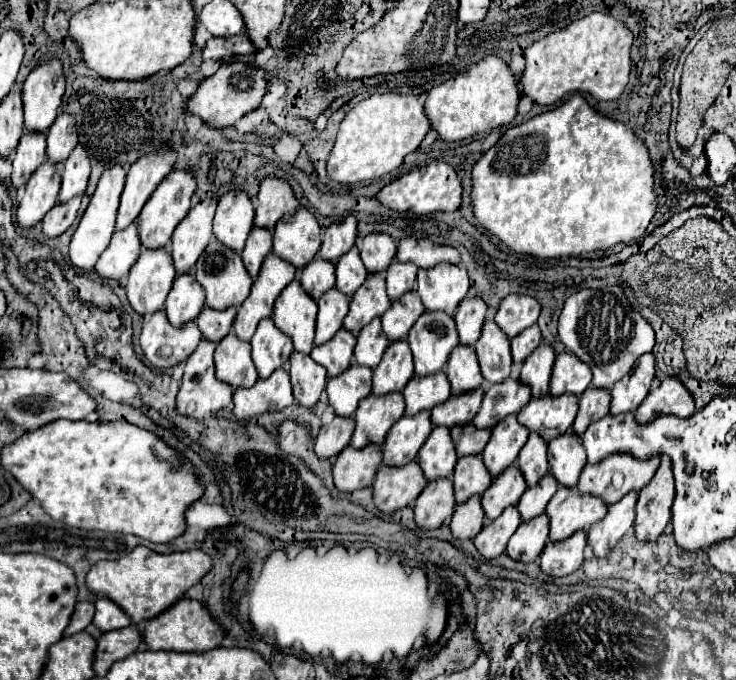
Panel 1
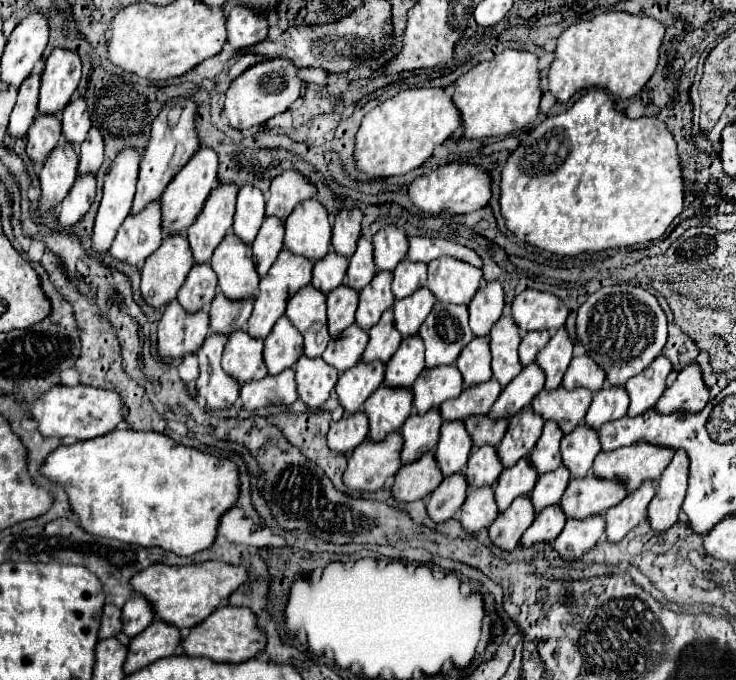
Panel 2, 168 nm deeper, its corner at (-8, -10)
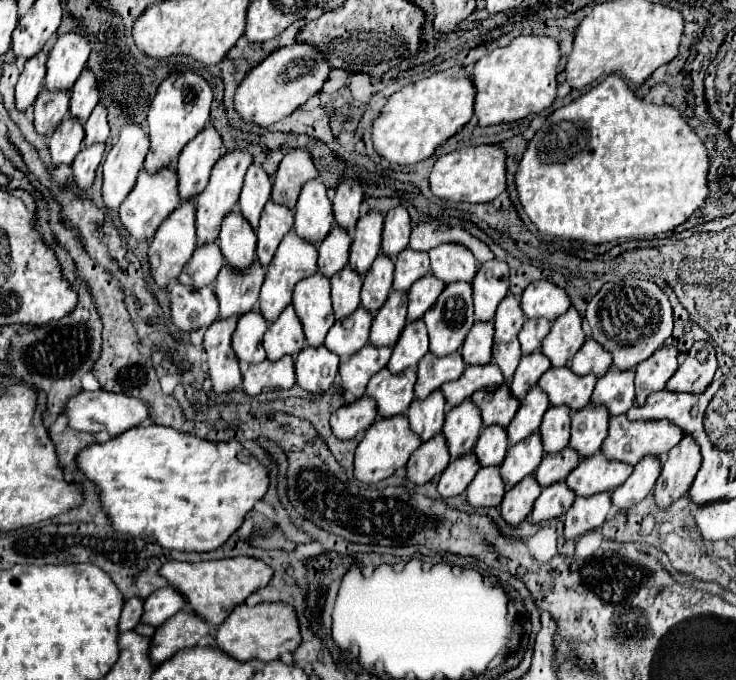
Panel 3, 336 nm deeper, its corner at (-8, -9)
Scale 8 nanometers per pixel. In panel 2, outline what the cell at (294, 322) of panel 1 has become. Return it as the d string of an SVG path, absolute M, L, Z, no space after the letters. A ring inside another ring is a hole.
M307 285L293 299L289 299L285 315L305 337L305 355L321 357L331 339L327 333L325 295L313 285Z

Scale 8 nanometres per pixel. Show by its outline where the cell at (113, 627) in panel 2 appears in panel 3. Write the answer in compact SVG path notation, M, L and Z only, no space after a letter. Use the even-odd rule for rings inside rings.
M133 596L125 602L123 612L121 612L121 622L119 622L119 630L127 632L133 630L137 624L141 624L141 614L143 614L143 598Z

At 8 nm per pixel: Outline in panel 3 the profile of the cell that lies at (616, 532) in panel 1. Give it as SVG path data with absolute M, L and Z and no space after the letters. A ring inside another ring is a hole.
M643 458L639 466L633 470L633 474L613 490L613 504L619 510L629 510L633 504L639 504L643 498L647 498L659 478L661 460L659 458Z

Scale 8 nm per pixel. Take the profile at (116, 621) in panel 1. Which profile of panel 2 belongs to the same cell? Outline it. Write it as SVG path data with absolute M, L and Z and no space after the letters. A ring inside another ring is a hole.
M143 597L129 599L121 609L121 623L123 623L121 631L127 637L139 635L151 621L153 621L153 611Z

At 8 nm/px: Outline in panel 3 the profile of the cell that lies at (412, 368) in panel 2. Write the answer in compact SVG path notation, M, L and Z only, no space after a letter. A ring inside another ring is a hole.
M423 320L407 322L405 330L401 332L401 338L393 346L393 356L387 364L389 372L397 374L405 368L417 366L419 360L429 352L429 338L427 338L427 326Z

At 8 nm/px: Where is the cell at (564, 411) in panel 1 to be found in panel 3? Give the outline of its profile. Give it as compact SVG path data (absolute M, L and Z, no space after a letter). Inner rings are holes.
M569 366L549 368L545 376L539 378L539 386L547 392L549 402L553 406L569 406L571 410L581 410L591 402L591 394L595 388L597 376L585 374L577 376Z

